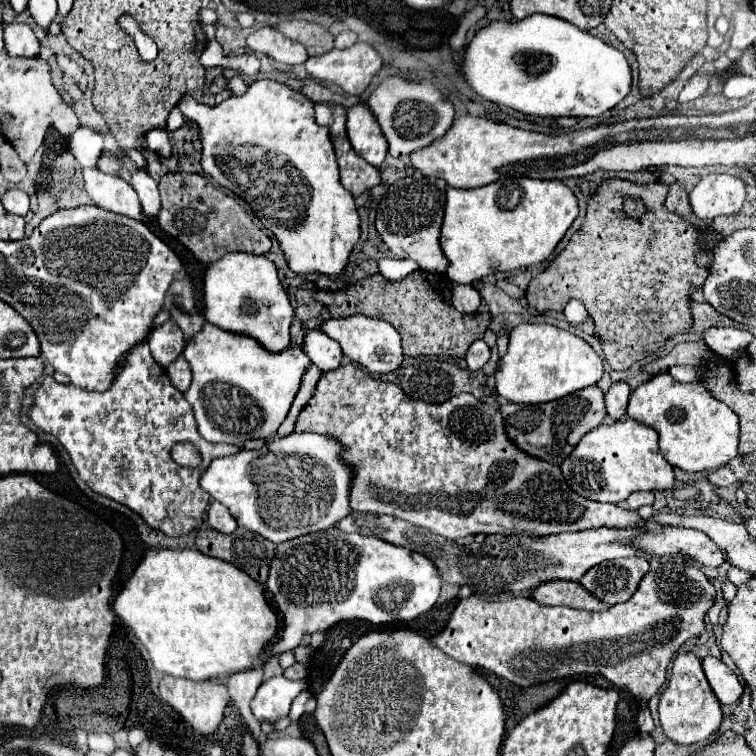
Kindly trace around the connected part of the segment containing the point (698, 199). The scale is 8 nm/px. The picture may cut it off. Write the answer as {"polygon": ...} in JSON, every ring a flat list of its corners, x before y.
{"polygon":[[706,174,690,192,690,204,702,220,722,214,738,214,746,200,746,186,732,174]]}

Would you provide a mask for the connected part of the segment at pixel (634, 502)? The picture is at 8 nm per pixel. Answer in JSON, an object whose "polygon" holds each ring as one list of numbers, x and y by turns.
{"polygon":[[634,492,634,494,628,496,626,502,630,504,632,510,638,510,640,506,644,506,644,504,652,504,652,502,654,502,654,492]]}

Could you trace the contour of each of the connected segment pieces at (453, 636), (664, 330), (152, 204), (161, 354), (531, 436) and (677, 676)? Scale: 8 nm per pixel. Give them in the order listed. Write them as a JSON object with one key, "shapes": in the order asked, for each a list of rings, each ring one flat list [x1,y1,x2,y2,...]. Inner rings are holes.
{"shapes":[[[666,562,666,564,658,566,656,570,650,570,650,572,640,580,640,586,638,586,636,594,634,594,628,602,616,604,616,606,612,606,612,608,608,608,608,610,604,610,604,612,586,612,586,610,574,610,574,608,566,608,566,606,542,606,542,604,538,604,536,600,524,598,524,596,516,596,516,598,510,598,510,600,504,600,504,602,486,602,486,600,480,600,480,598,476,598,476,596,470,596,470,598,458,602,458,606,454,608,454,612,452,612,452,616,450,616,446,628,444,628,440,634,432,636,432,638,430,638,430,644,434,644,436,648,440,648,440,650,442,650,446,656,450,656,450,658,456,658,456,660,460,660,460,662,466,662,466,664,470,664,470,666,478,666,478,668,490,670,490,672,494,672,494,674,498,674,498,676,502,676,502,678,506,678,506,680,510,680,510,682,514,682,514,684,518,684,518,686,524,686,524,688,526,688,526,686,540,684,540,682,548,682,548,680,554,680,554,678,572,676,572,674,602,674,604,678,608,678,608,680,610,680,612,684,616,684,618,688,628,686,628,690,630,690,638,700,650,700,650,698,660,690,660,686,664,684,664,680,666,680,666,666,668,666,668,662,676,656,678,648,680,648,686,640,690,640,690,638,694,638,694,636,700,636,700,634,704,632,704,616,706,616,708,608,714,604,714,598,716,598,716,590,714,590,714,586,710,584,710,580,706,578,706,574,704,574,700,568,696,568,696,566,692,566,692,564,674,564,674,562]],[[620,178,602,180,596,194,588,198,588,210,582,228,570,238,566,248,550,262,550,266,532,278,526,288,528,306,538,312,564,310,568,300,580,300,594,320,594,330,600,336,602,350,612,370,628,370,634,362,662,350,668,338,686,334,692,328,692,288,700,290,710,274,708,268,696,264,696,256,704,252,702,236,706,230,700,230,682,216,668,212,664,206,666,194,668,184,664,182,634,184],[628,196,640,196,644,200,646,214,640,220,632,220,624,214,622,202]],[[138,170,132,176,132,186,142,200,142,208,148,216,158,216,160,212,160,194,158,184,148,176,146,170]],[[166,322,152,330,152,334,148,336,148,344,150,344,154,360,162,368,166,368,170,362,174,362,182,354,186,342,184,342,184,334,180,334,180,328]],[[590,386,580,392,570,394,566,398,546,402,546,404,520,406,520,404,508,402,508,404,500,406,500,414,504,418,504,430,506,430,508,438,522,452,560,466,564,462,564,458,580,442,580,438,584,434,588,434,590,430,594,430,606,418,606,406,604,406,602,390,598,386]],[[684,652,674,658,670,682,660,694,658,718,660,718,664,734,676,744,698,744,718,732,720,722,722,722,720,702,716,700,706,676,704,676,702,660,696,654]]]}

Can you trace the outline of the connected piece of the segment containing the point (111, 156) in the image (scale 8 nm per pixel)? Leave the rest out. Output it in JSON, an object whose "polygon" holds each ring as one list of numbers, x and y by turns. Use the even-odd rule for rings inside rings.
{"polygon":[[104,150,96,166,98,166,98,170,102,170,102,172,106,172,106,174,116,174,116,176,120,176,122,164,124,164,124,160,122,160,116,152]]}

